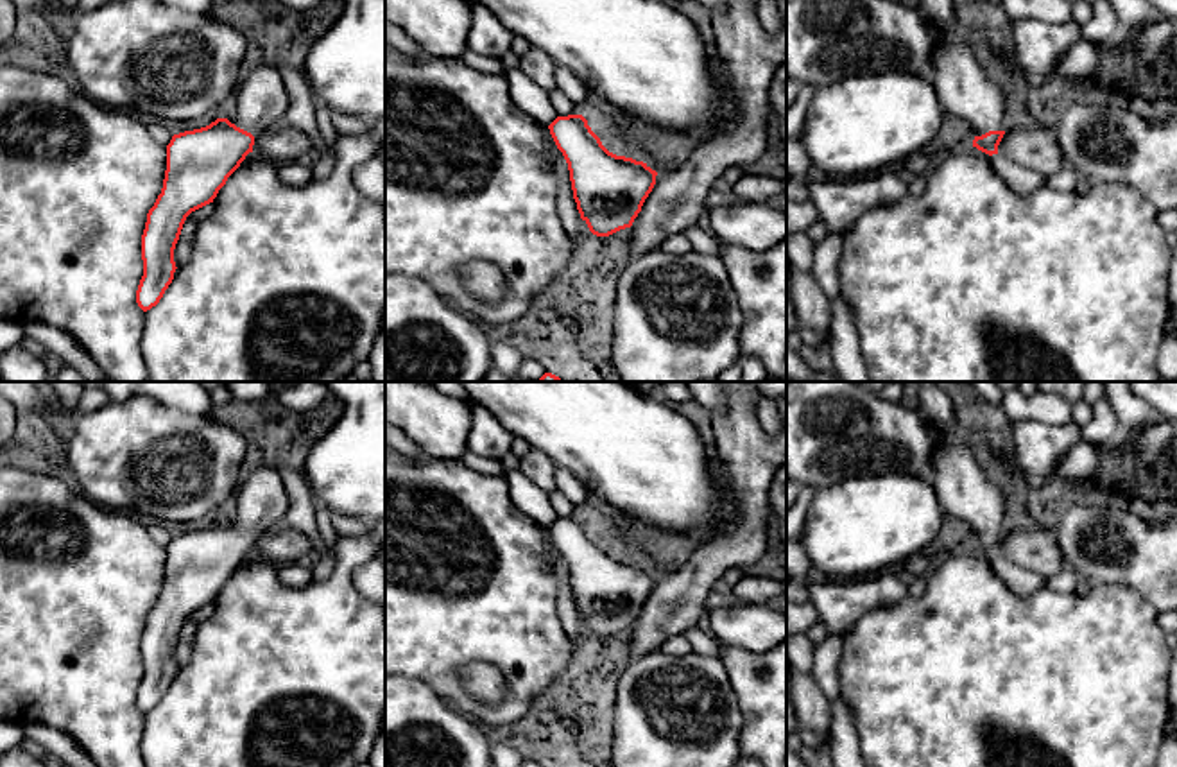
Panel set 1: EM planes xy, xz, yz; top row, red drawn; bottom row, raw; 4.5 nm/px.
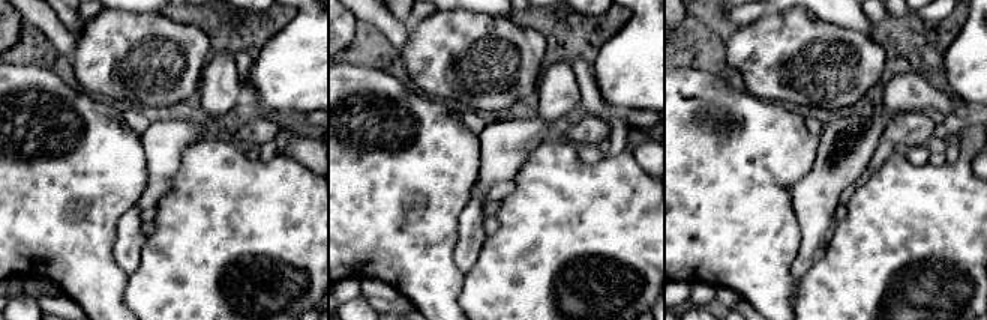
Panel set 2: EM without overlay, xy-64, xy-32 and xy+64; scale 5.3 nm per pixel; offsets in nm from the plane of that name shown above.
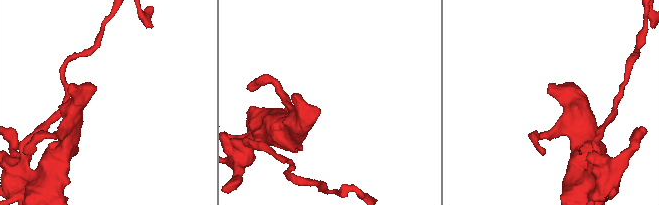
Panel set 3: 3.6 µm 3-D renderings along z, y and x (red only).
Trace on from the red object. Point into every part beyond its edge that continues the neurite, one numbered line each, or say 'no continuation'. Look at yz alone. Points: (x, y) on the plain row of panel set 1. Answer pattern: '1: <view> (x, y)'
1: yz (964, 490)

